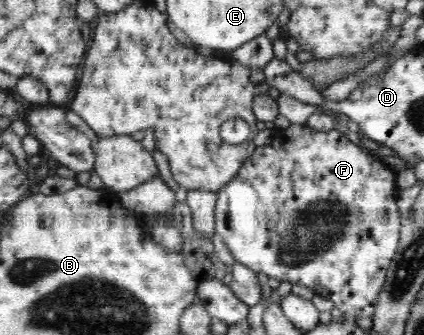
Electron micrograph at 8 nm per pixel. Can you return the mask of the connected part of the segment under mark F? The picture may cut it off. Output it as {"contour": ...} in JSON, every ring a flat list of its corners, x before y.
{"contour":[[293,125,289,128,299,128,297,134,289,134,287,146,283,144,281,148,275,144,256,146,254,154,246,160,238,176,229,182,223,189,217,192,216,201,216,233,223,239,223,243,231,251,234,259,245,266,251,267,255,272,263,272,268,277,275,278,279,282,290,282,291,284,300,284,306,286,315,292,315,295,331,300,344,315,354,317,362,316,367,318,372,316,375,305,378,302,379,294,385,284,388,266,395,256,400,241,400,228,402,220,397,206,397,192,399,191,395,183,395,172,387,167,383,161,375,158,370,153,365,153,362,147,349,141,343,133,336,129,325,132,319,132,309,125]]}

